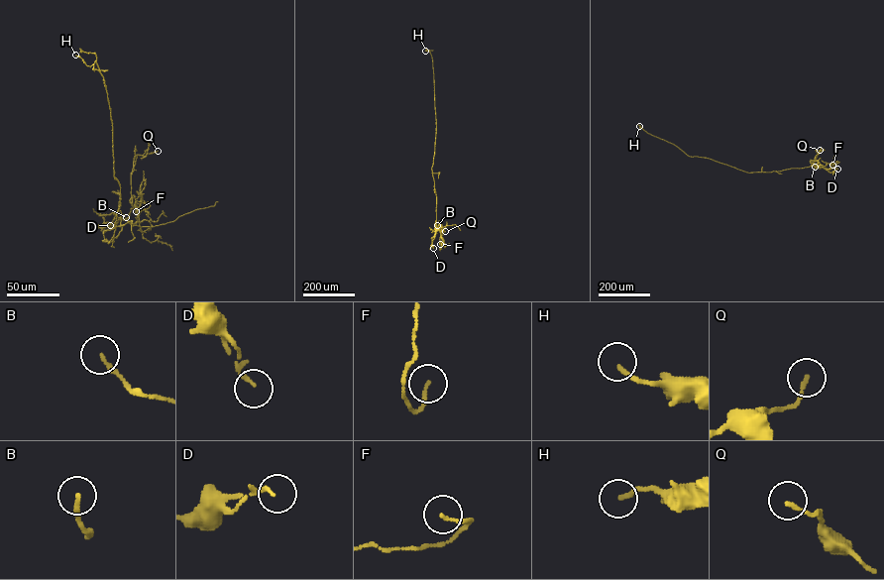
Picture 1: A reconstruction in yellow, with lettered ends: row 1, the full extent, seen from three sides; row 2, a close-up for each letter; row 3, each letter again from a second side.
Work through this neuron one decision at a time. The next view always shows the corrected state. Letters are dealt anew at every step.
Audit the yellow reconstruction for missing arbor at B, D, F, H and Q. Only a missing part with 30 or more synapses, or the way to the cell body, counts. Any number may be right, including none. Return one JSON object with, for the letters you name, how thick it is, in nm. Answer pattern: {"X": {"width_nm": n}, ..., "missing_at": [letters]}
{"missing_at": []}

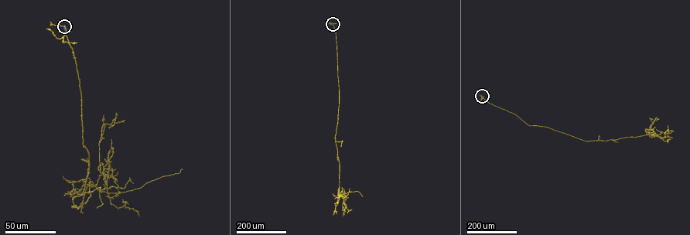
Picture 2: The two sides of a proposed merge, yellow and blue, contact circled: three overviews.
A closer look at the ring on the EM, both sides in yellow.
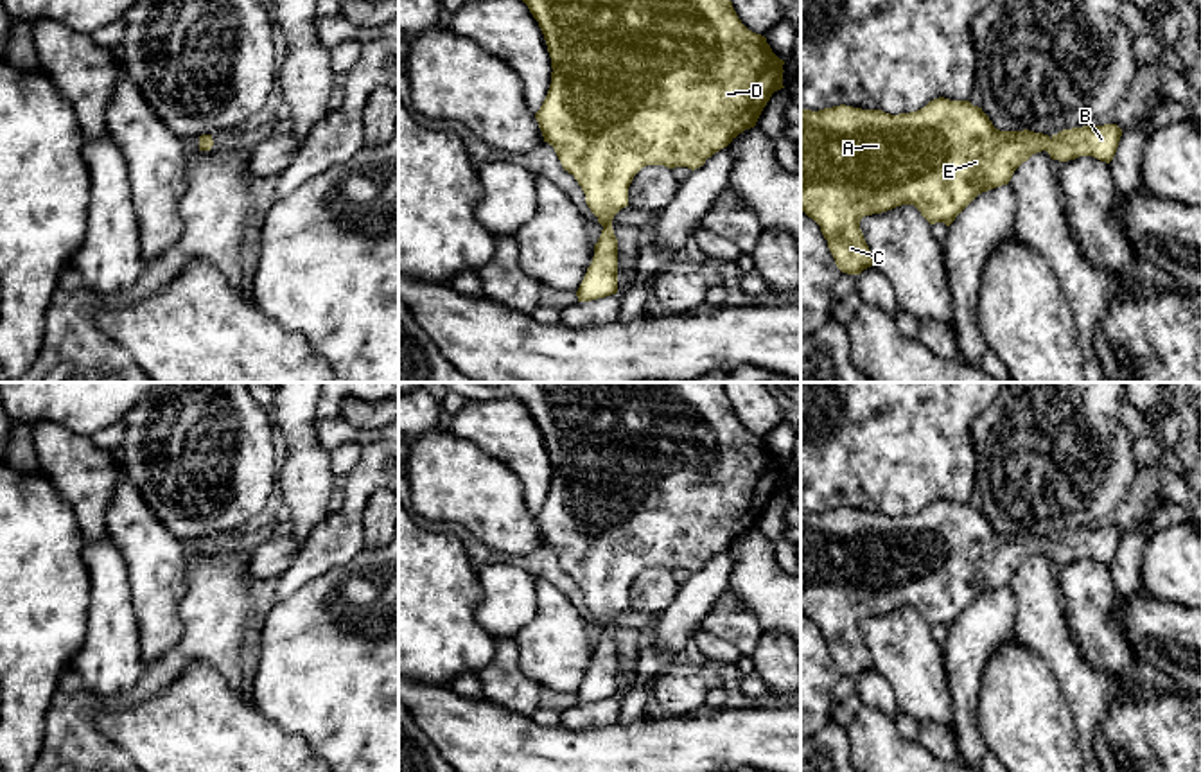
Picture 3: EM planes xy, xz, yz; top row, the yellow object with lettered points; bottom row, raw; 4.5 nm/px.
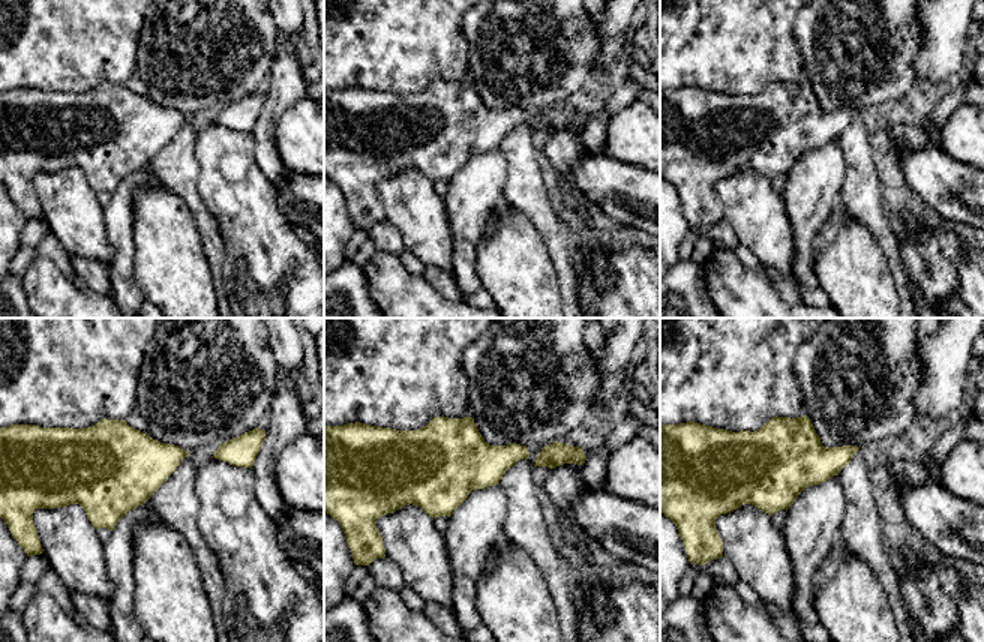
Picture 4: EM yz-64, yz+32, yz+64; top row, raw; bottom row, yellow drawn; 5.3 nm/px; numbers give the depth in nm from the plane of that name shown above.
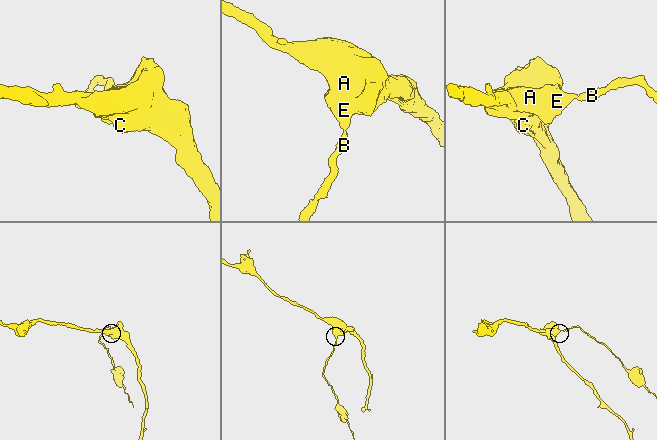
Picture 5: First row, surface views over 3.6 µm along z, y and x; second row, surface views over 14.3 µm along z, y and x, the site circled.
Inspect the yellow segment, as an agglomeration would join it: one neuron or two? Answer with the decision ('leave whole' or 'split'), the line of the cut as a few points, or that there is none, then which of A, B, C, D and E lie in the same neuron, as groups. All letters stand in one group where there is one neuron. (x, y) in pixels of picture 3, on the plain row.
leave whole; no cut; A B C D E

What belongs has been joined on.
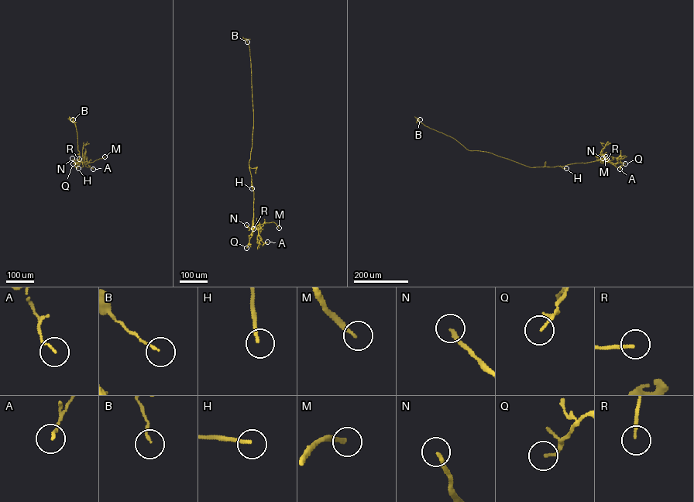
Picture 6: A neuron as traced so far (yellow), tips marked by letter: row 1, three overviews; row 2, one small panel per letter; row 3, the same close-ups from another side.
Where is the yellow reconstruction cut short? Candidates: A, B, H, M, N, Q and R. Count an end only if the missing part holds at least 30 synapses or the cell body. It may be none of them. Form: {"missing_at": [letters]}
{"missing_at": ["H", "M", "R"]}

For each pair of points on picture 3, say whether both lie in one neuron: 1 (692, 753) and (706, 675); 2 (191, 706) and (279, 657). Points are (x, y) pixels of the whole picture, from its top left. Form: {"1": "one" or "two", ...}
{"1": "two", "2": "two"}

